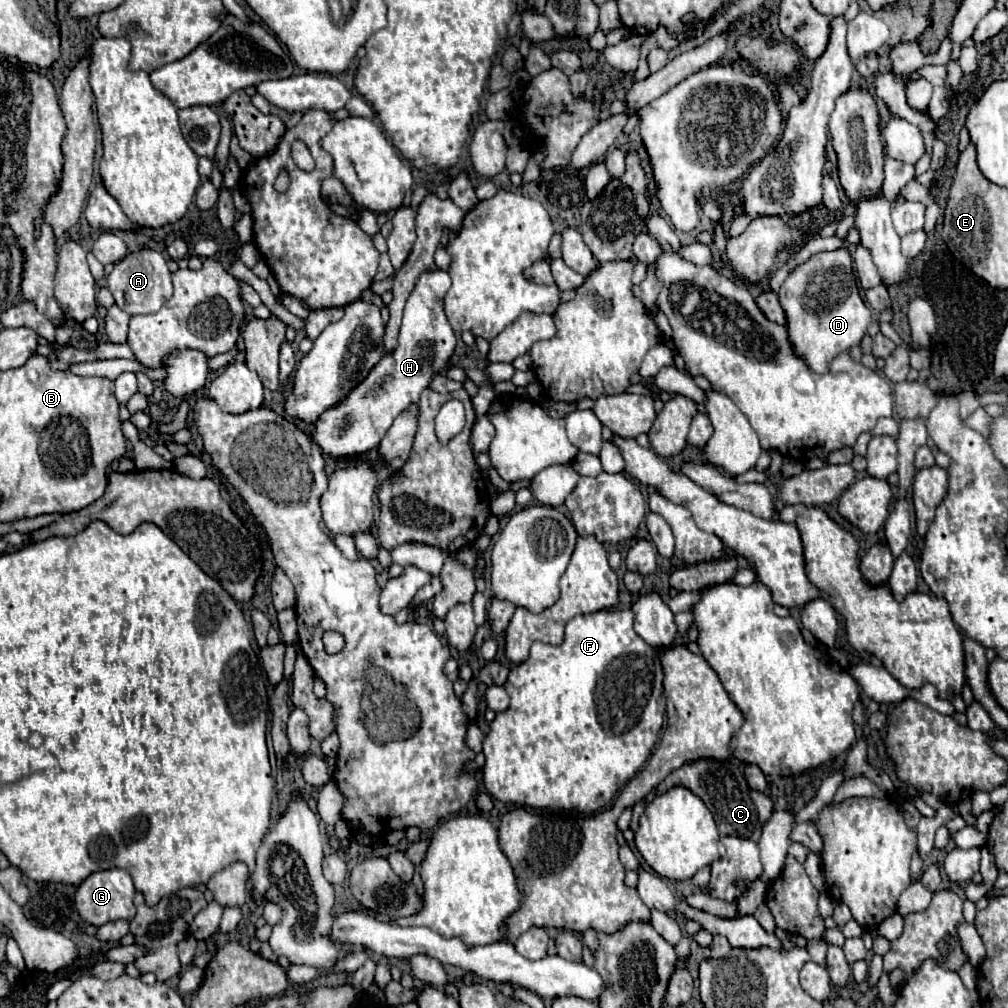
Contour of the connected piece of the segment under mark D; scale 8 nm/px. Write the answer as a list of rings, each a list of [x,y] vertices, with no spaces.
[[[846,246],[834,252],[820,252],[796,266],[782,284],[780,304],[788,318],[788,336],[794,352],[806,360],[814,372],[828,372],[828,364],[862,340],[870,324],[870,310],[860,300],[852,272],[852,254]]]

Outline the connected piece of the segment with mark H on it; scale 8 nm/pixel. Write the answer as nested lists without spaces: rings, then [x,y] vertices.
[[[444,270],[424,272],[416,284],[416,290],[406,302],[404,320],[400,328],[398,348],[386,354],[372,372],[340,402],[336,408],[326,410],[312,430],[312,438],[330,456],[356,456],[372,450],[380,444],[380,438],[392,426],[394,418],[408,408],[408,404],[418,402],[422,390],[428,388],[434,374],[446,370],[446,362],[454,352],[456,336],[450,328],[442,298],[450,288],[450,276]]]

